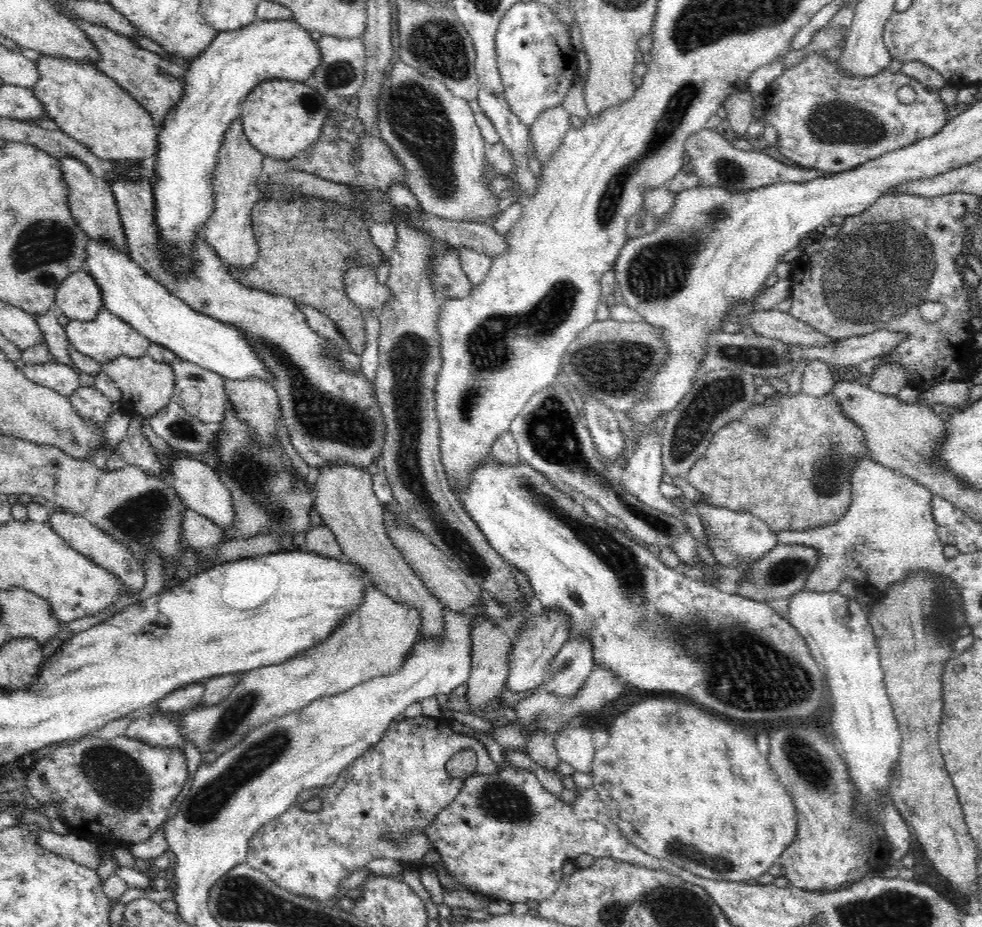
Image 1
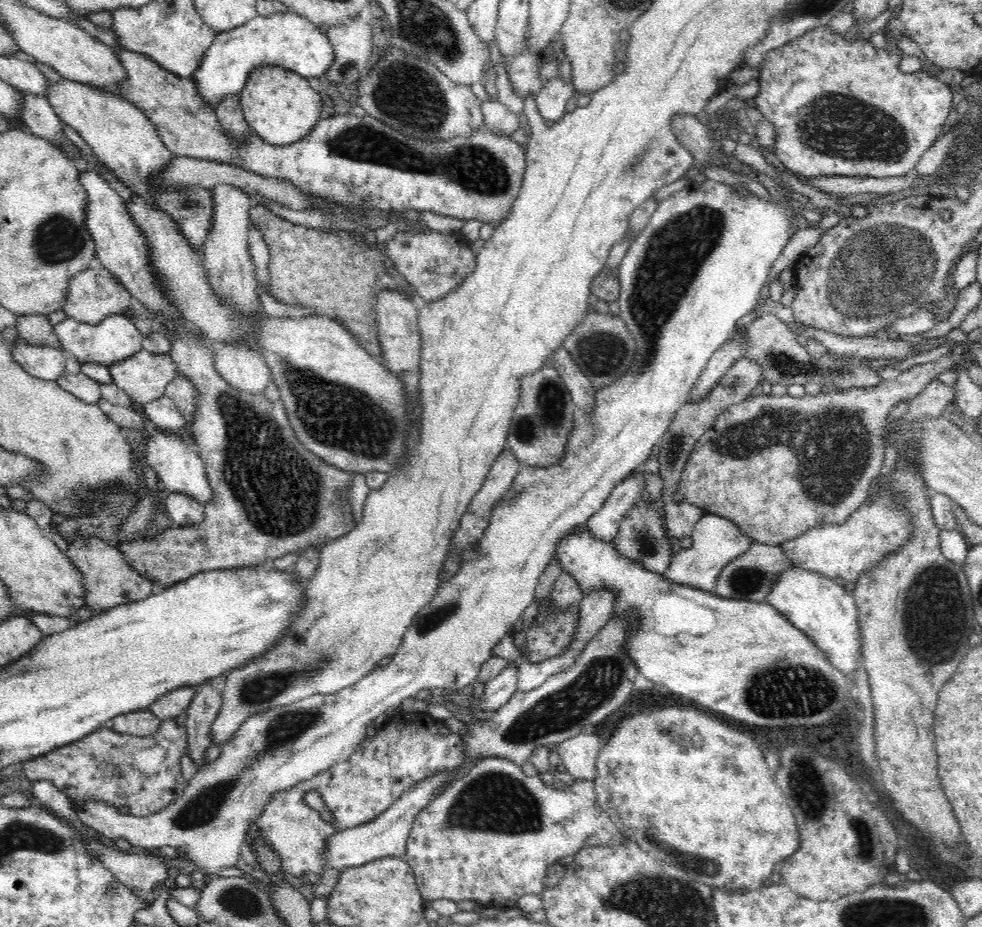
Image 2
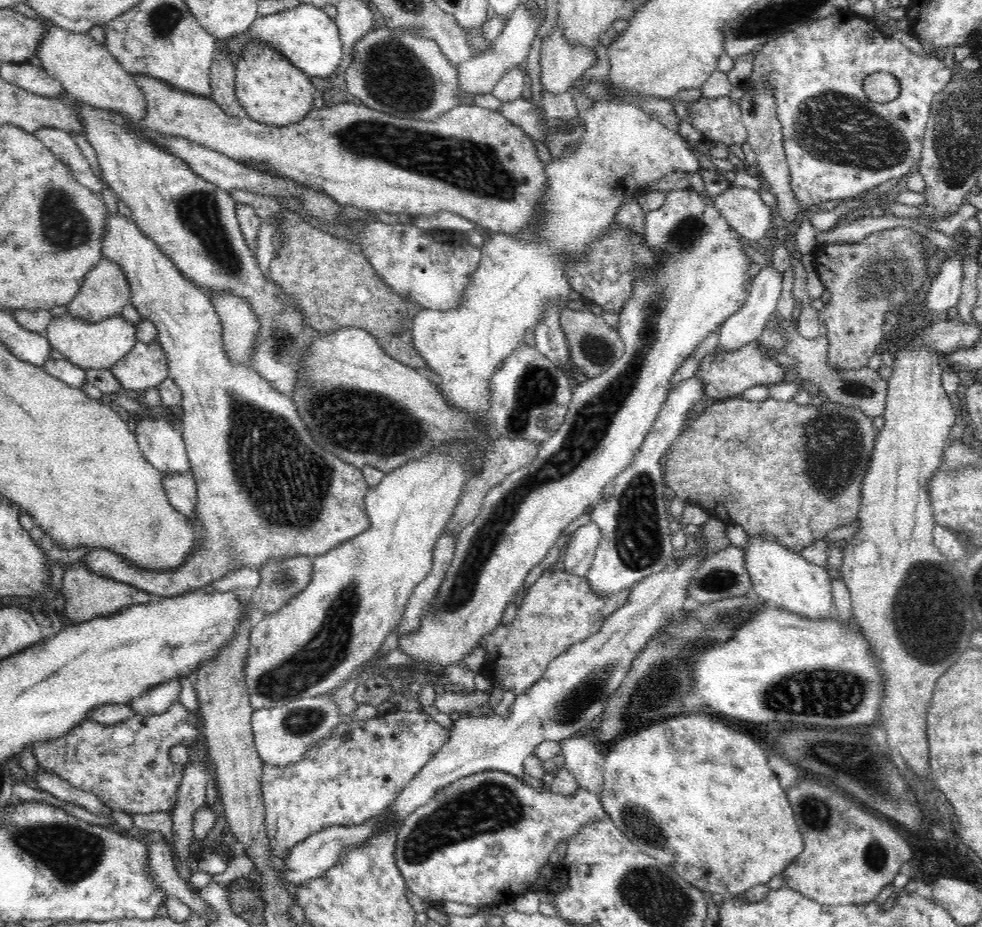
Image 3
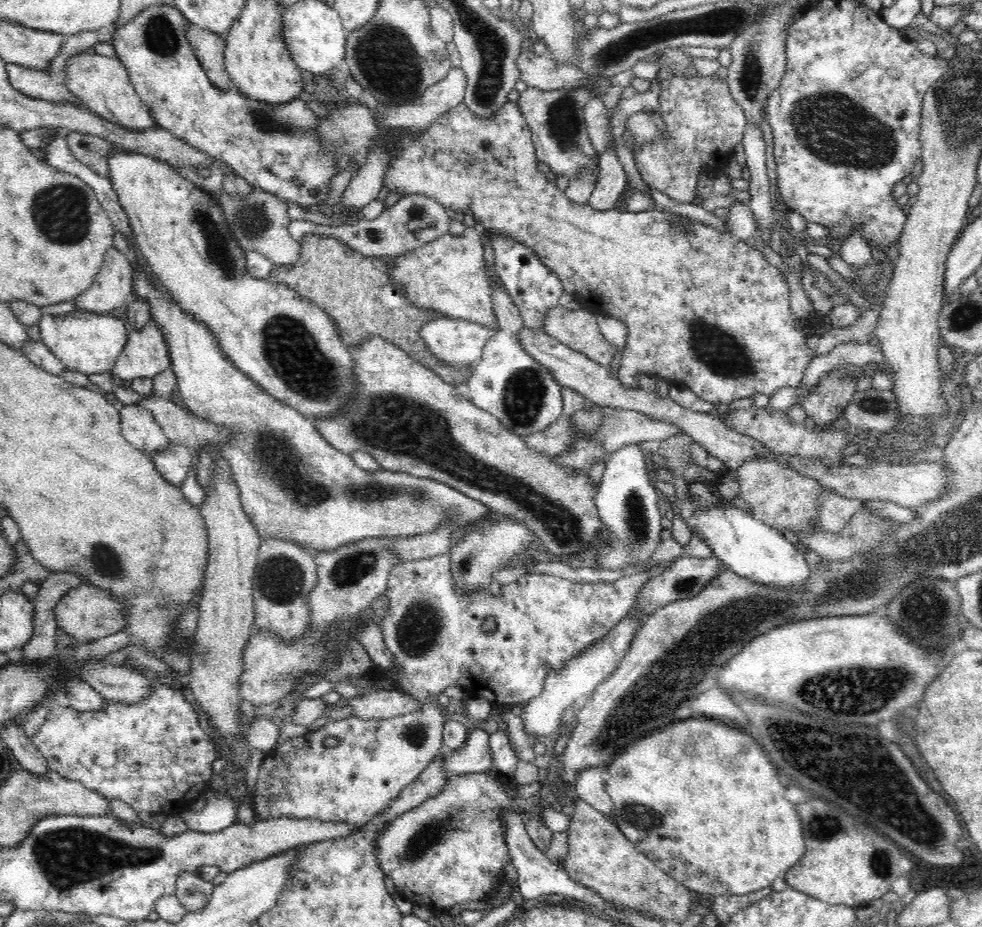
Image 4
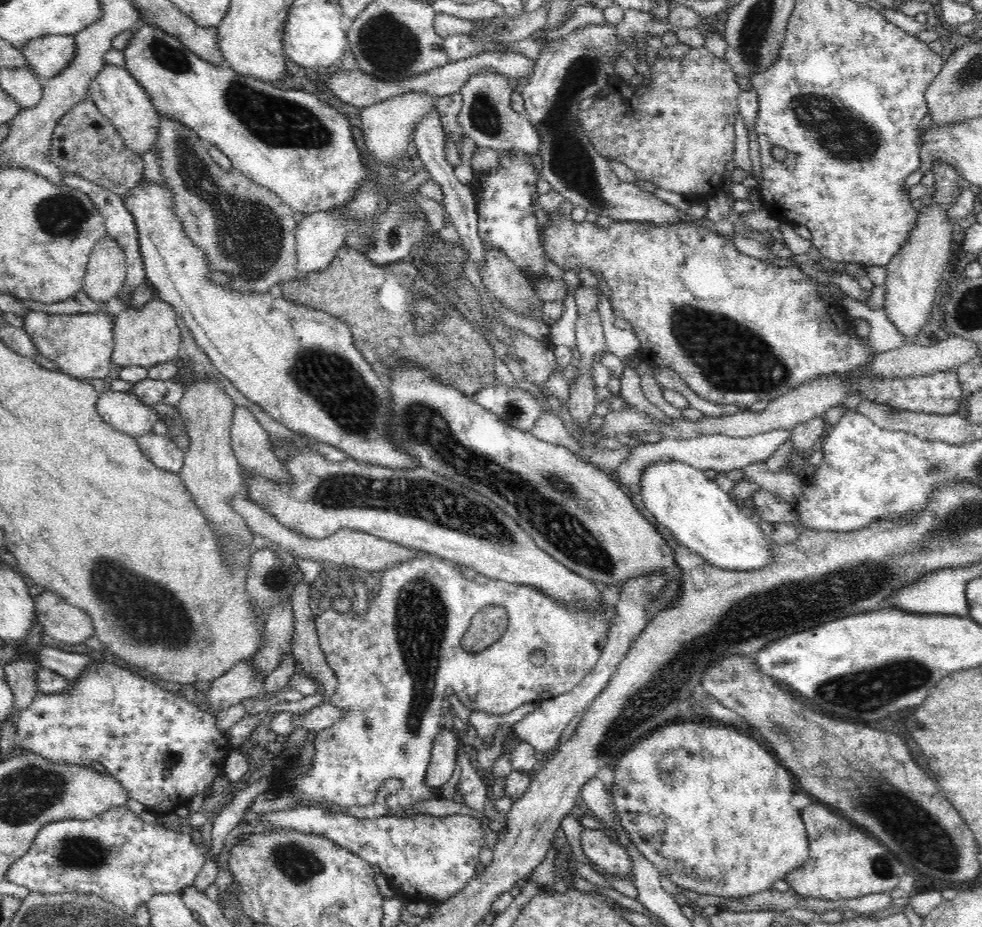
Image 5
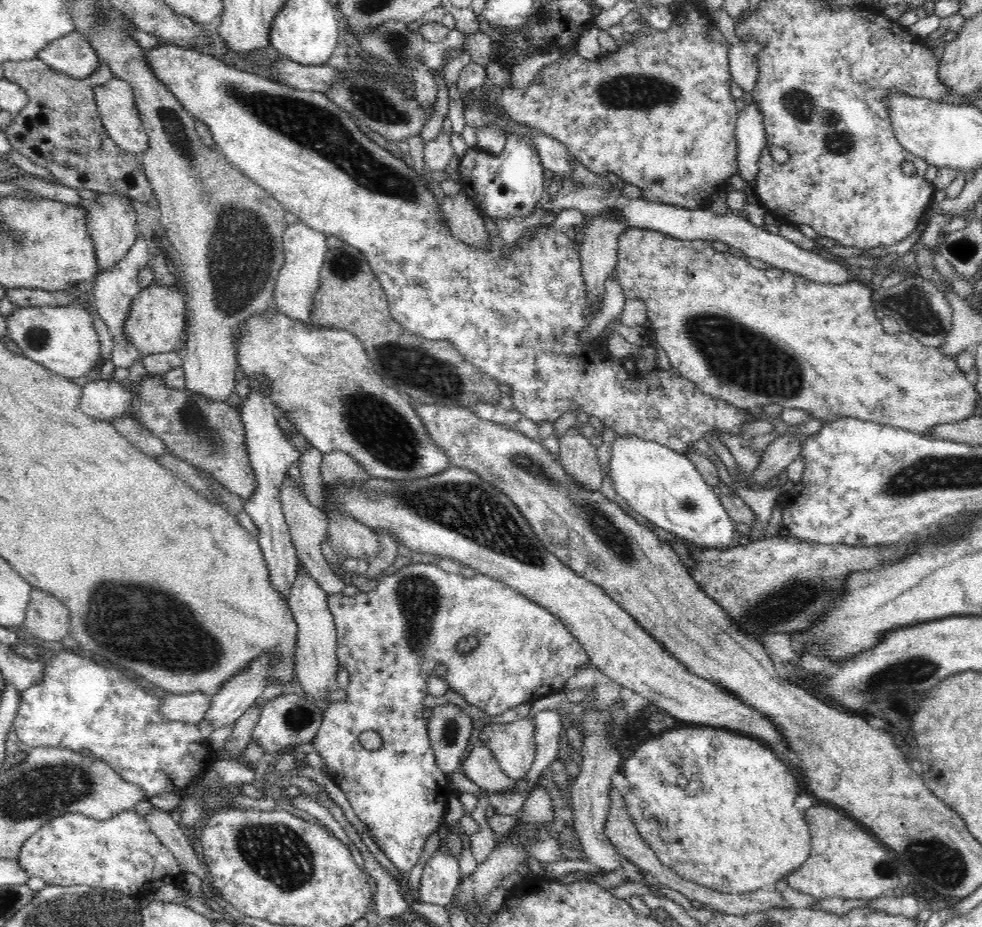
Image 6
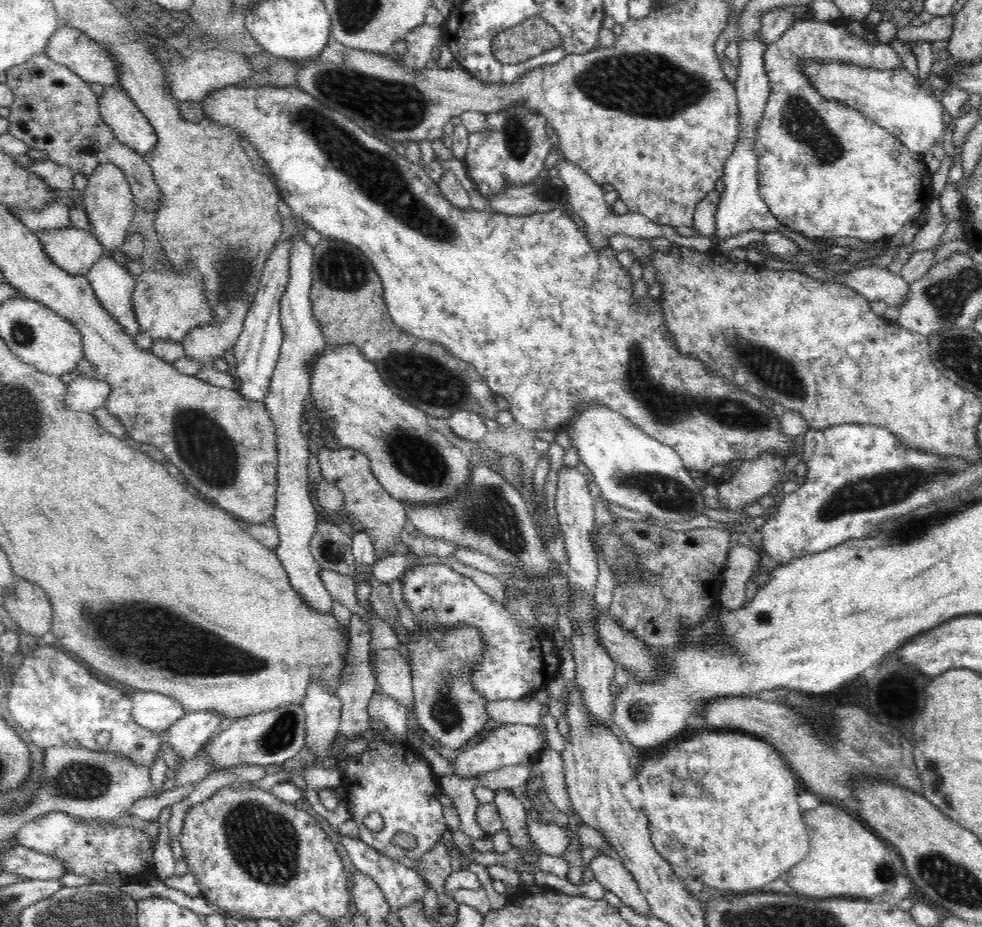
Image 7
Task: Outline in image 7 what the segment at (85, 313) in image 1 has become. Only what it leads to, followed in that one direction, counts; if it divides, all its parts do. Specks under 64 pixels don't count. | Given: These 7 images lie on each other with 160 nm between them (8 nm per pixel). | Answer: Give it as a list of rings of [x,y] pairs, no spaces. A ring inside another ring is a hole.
[[[111,162],[100,165],[95,174],[88,179],[88,185],[83,191],[83,204],[91,224],[91,232],[108,253],[114,249],[119,250],[124,245],[132,231],[132,218],[139,210],[135,206],[133,191],[122,169]]]

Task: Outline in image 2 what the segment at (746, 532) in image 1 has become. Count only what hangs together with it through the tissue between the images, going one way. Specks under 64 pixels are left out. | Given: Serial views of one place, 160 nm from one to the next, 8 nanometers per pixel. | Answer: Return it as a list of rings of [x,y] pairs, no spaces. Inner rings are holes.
[[[708,512],[702,514],[696,523],[692,541],[690,548],[677,548],[668,570],[662,575],[674,583],[692,586],[705,592],[713,592],[720,572],[736,558],[746,553],[746,550],[753,544],[750,536],[744,533],[736,523],[728,518]]]

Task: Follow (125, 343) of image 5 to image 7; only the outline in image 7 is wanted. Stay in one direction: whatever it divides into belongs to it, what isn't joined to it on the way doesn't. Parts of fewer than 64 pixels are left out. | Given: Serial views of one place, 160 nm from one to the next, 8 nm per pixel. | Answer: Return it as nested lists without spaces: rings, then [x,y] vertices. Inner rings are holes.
[[[193,264],[186,274],[168,266],[166,270],[144,271],[136,276],[133,305],[140,330],[149,334],[153,342],[164,338],[182,342],[191,328],[217,321],[203,291],[202,275]]]

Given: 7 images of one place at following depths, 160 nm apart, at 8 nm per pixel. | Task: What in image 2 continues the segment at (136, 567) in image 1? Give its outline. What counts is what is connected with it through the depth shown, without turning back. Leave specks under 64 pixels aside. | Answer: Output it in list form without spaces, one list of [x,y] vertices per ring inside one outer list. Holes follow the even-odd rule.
[[[90,535],[87,539],[86,537],[75,538],[66,553],[80,574],[84,575],[82,583],[87,592],[86,607],[94,614],[100,614],[119,605],[142,601],[152,595],[153,582],[140,575],[140,572],[128,563],[128,559],[124,557],[124,553],[118,549],[118,546],[110,545],[100,537]]]

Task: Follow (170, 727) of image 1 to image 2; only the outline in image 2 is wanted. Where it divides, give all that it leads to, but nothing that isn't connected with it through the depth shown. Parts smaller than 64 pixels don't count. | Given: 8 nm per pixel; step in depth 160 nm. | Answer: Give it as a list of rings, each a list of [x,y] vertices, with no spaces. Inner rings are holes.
[[[150,709],[120,714],[112,719],[109,725],[114,731],[136,737],[150,737],[156,734],[163,724]]]

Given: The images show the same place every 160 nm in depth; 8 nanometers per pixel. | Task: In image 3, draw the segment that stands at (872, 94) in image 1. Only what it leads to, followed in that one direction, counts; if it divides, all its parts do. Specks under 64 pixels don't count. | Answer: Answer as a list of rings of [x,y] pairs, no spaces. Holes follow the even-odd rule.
[[[842,10],[838,14],[795,27],[774,41],[765,43],[754,56],[749,84],[751,88],[766,82],[773,86],[791,175],[791,190],[803,206],[801,211],[805,212],[814,204],[840,198],[848,200],[890,179],[901,178],[917,170],[932,100],[954,75],[947,58],[930,55],[920,57],[894,37],[880,31],[874,19]],[[876,72],[890,72],[899,80],[901,90],[894,100],[876,103],[864,94],[864,78]]]

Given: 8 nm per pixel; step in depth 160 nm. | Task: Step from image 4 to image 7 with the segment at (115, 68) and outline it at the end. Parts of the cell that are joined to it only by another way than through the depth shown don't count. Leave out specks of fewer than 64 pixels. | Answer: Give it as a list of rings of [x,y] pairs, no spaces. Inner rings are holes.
[[[119,84],[105,87],[99,96],[99,112],[122,145],[142,156],[156,147],[154,127]]]

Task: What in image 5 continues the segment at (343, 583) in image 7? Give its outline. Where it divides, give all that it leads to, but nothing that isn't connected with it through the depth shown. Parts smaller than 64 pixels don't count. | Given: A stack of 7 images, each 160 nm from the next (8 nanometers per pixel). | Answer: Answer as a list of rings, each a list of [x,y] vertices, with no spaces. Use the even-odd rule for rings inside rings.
[[[236,406],[234,412],[231,445],[238,464],[272,481],[287,483],[291,476],[285,465],[272,453],[268,441],[269,433],[248,408]]]

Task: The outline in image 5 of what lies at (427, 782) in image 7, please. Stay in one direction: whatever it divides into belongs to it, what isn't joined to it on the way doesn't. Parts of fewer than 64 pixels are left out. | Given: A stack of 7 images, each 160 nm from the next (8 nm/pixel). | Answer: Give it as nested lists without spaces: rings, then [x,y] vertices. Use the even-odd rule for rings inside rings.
[[[418,556],[405,561],[404,563],[395,564],[390,568],[386,568],[382,572],[381,588],[378,595],[370,602],[370,609],[368,613],[362,615],[356,615],[354,610],[351,610],[347,614],[340,614],[335,612],[334,608],[328,609],[321,616],[315,620],[315,626],[317,636],[321,650],[324,652],[326,661],[334,674],[337,676],[338,684],[337,691],[331,697],[331,703],[334,707],[338,707],[344,711],[343,718],[333,727],[322,730],[320,733],[311,737],[316,745],[316,754],[309,769],[304,769],[300,765],[299,757],[294,757],[291,761],[285,764],[284,767],[277,770],[277,774],[274,774],[272,780],[270,780],[270,791],[277,794],[286,794],[286,792],[293,792],[295,798],[301,800],[303,806],[308,804],[315,804],[316,807],[322,808],[322,804],[329,804],[329,806],[339,806],[339,808],[354,808],[354,806],[367,807],[373,805],[376,802],[376,794],[380,790],[380,784],[387,778],[399,778],[402,782],[402,788],[396,792],[396,794],[389,795],[386,798],[386,805],[390,807],[390,814],[398,815],[398,817],[407,817],[408,815],[416,815],[421,812],[413,812],[411,808],[413,804],[424,799],[429,799],[434,795],[440,795],[441,789],[431,790],[429,786],[424,782],[424,777],[431,759],[432,746],[434,740],[438,737],[438,734],[443,730],[442,724],[440,724],[440,718],[442,718],[442,701],[444,701],[444,691],[446,688],[452,688],[457,694],[459,700],[470,710],[484,710],[486,713],[494,715],[503,715],[516,708],[520,708],[523,704],[528,702],[541,702],[554,698],[555,696],[566,694],[570,692],[583,678],[586,676],[592,668],[596,666],[602,652],[604,651],[606,638],[609,636],[610,619],[609,614],[605,612],[583,612],[583,610],[573,610],[569,606],[565,606],[562,602],[557,602],[554,598],[545,596],[545,592],[537,590],[534,586],[516,585],[506,581],[497,581],[490,579],[487,583],[482,585],[477,584],[475,581],[466,579],[462,575],[460,566],[455,566],[449,561],[437,558],[436,556]],[[486,606],[502,606],[509,617],[508,631],[498,640],[491,644],[489,649],[482,650],[482,652],[467,652],[462,647],[462,638],[464,634],[469,630],[473,617],[480,612],[482,608]],[[535,650],[544,651],[546,654],[546,662],[542,666],[534,666],[530,661],[531,654]]]

